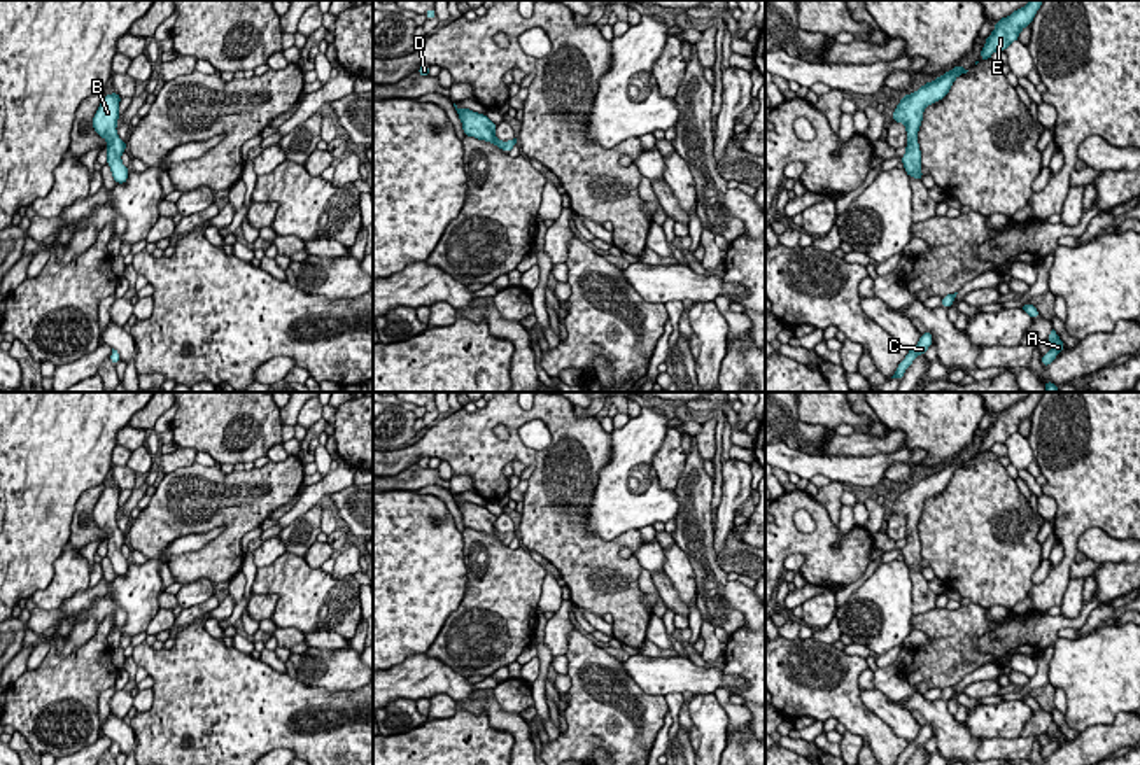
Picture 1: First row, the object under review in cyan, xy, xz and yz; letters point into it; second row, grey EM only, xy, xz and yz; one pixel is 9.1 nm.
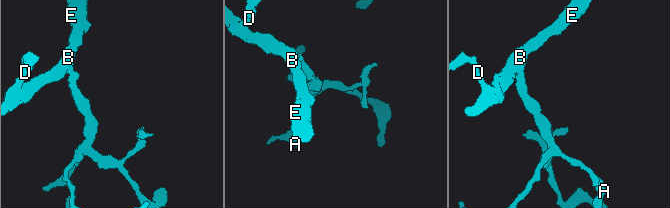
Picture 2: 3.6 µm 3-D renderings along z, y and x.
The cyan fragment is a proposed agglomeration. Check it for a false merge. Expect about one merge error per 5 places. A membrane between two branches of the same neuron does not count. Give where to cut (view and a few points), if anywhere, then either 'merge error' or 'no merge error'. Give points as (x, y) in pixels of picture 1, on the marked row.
no cut | no merge error

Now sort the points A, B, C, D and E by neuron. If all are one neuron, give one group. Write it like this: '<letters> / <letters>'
A B C D E

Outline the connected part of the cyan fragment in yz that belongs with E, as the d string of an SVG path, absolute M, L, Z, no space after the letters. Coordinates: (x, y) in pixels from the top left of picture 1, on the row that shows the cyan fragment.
M1030 0L1024 7L996 21L993 33L986 37L981 60L988 61L995 51L1005 51L1014 40L1017 40L1021 30L1031 25L1042 4L1044 0Z

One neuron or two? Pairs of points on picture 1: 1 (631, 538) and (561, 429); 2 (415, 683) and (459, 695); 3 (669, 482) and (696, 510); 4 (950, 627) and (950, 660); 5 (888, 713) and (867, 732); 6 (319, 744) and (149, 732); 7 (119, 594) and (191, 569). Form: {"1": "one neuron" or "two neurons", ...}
{"1": "one neuron", "2": "one neuron", "3": "two neurons", "4": "one neuron", "5": "two neurons", "6": "one neuron", "7": "two neurons"}

